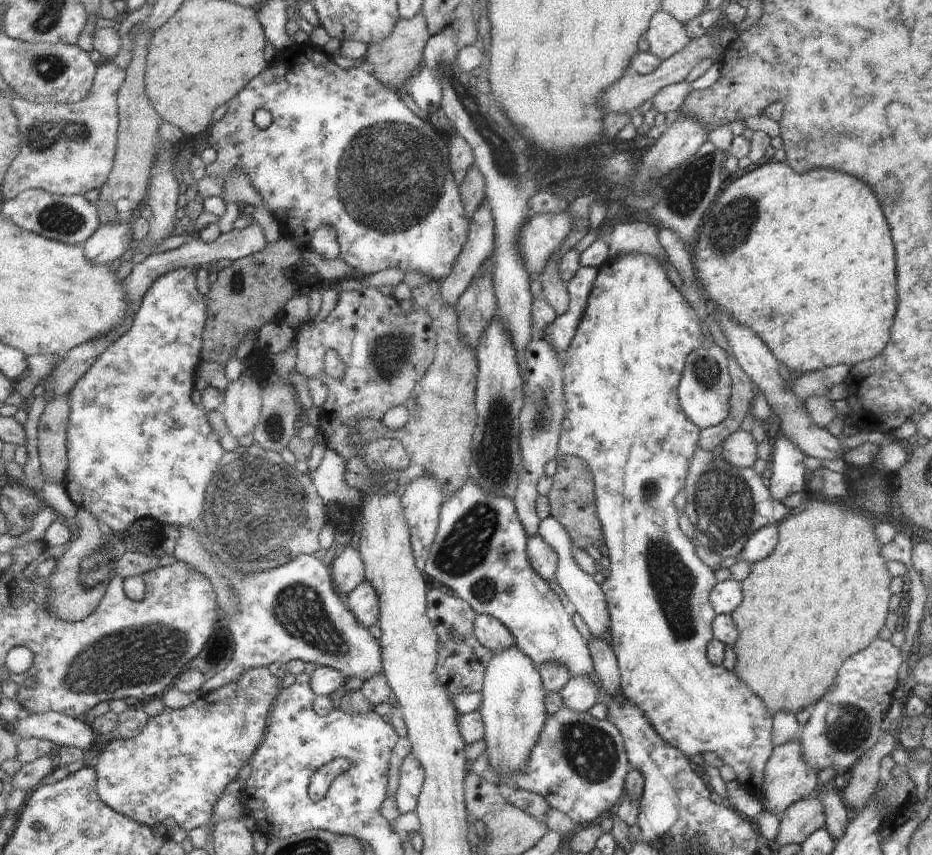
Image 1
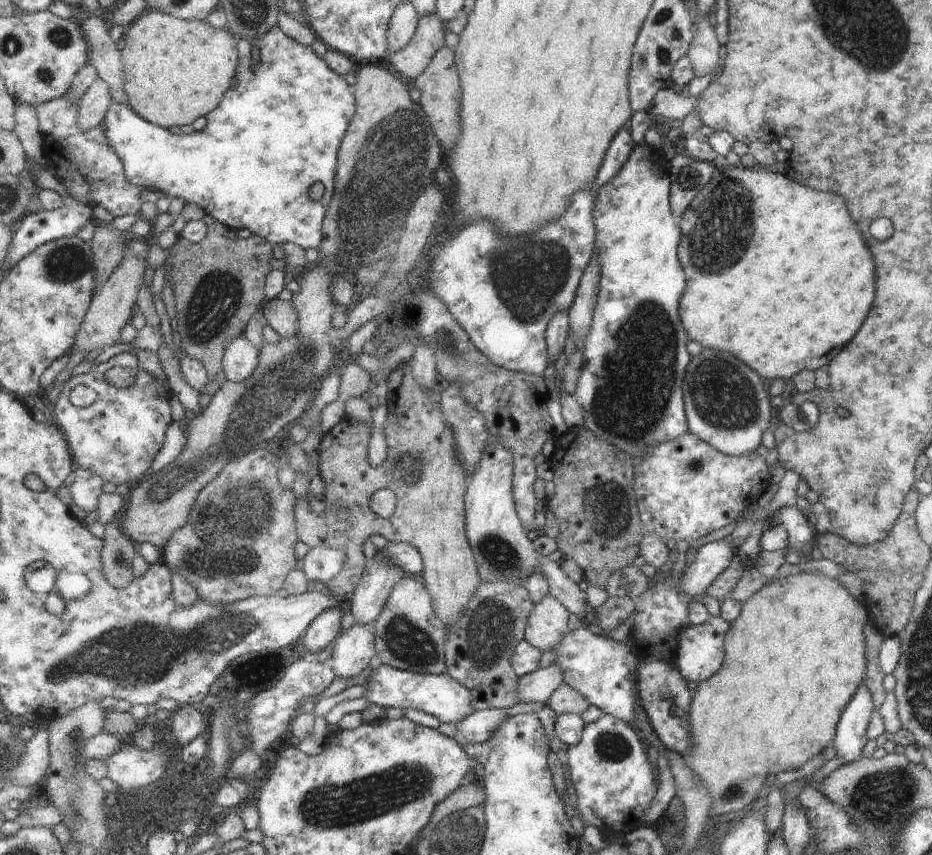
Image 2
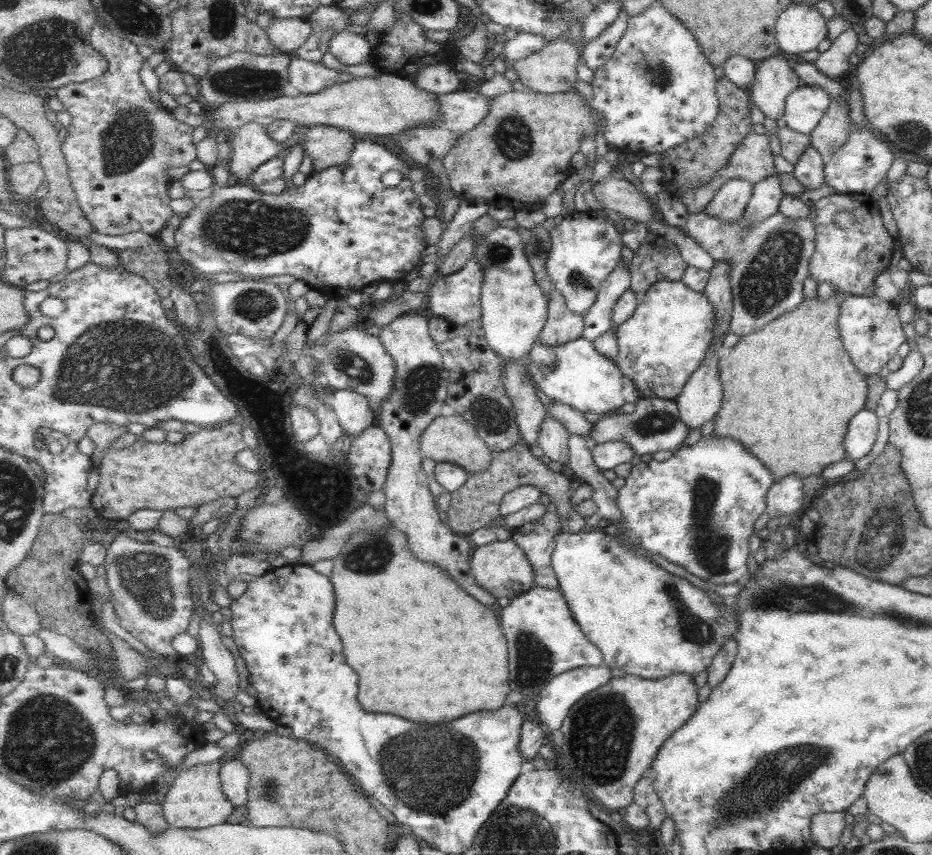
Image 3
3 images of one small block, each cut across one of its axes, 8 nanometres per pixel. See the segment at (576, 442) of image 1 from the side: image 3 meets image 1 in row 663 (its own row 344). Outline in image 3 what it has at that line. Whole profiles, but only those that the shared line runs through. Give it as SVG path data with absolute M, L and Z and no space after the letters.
M682 280L656 282L642 296L634 315L615 329L620 352L614 364L638 385L641 398L677 401L695 368L701 367L715 326L714 305L705 293L695 292Z

